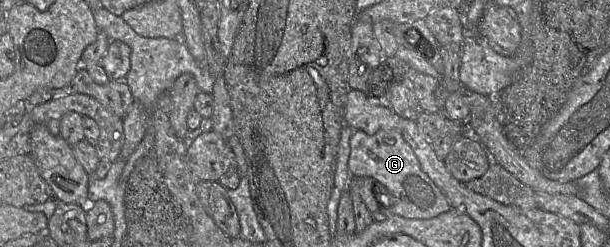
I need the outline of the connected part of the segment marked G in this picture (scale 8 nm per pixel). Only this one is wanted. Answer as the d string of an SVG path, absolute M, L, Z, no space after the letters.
M354 130L350 138L348 167L353 176L373 178L386 188L390 214L407 219L431 219L452 209L443 192L423 172L411 146L397 130L381 130L374 135Z

